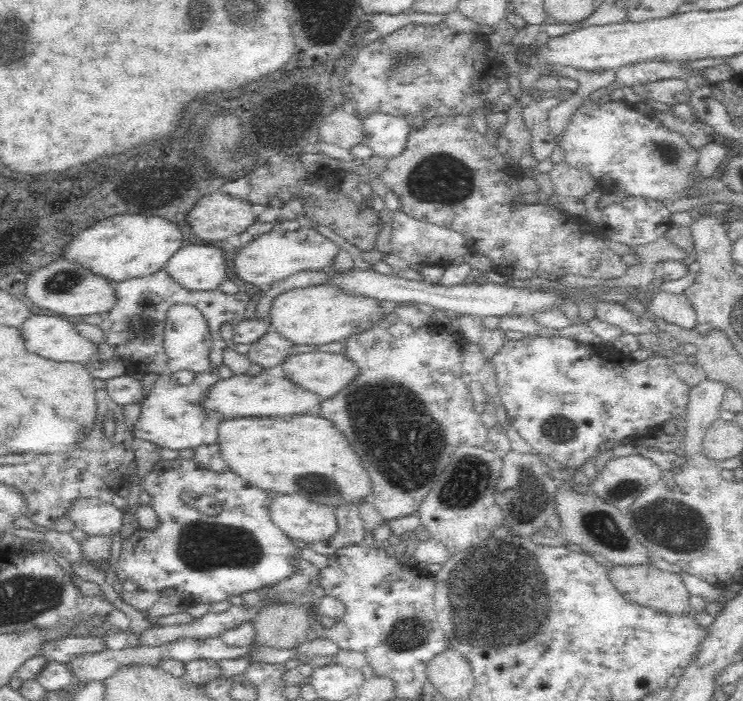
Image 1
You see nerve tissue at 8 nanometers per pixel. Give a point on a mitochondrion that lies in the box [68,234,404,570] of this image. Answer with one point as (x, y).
(317, 483)

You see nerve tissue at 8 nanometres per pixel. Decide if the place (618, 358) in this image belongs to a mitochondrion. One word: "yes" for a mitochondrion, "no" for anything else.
no

